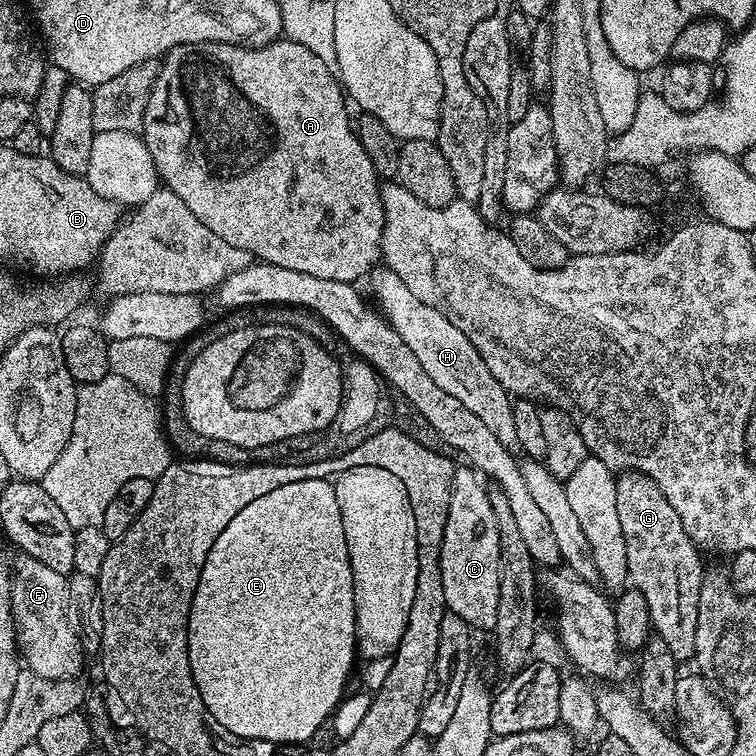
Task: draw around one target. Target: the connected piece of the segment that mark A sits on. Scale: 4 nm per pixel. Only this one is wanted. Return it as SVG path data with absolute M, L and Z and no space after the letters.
M281 38L275 40L272 44L265 44L263 48L250 48L242 44L219 44L218 42L179 44L170 49L169 52L164 53L162 57L160 73L154 82L154 90L150 90L150 102L146 102L142 139L154 158L156 171L159 179L162 181L163 187L170 189L174 194L178 194L178 198L182 198L182 202L186 202L190 214L194 214L194 218L198 218L198 222L202 222L202 226L208 227L209 230L214 230L214 234L218 234L218 238L222 238L225 242L230 242L230 246L238 246L238 250L246 250L249 257L255 258L257 261L273 264L274 266L286 266L286 270L302 270L302 274L314 274L314 278L330 278L334 282L351 284L353 282L360 282L363 276L365 279L381 263L382 253L380 247L382 246L382 234L384 233L384 207L380 197L380 189L382 187L381 177L377 176L374 170L374 162L370 162L366 150L362 150L362 142L360 137L356 135L354 120L348 117L347 107L349 108L349 105L346 103L346 93L338 79L337 73L333 69L328 68L326 62L322 62L322 58L318 58L315 54L310 54L310 50L306 50L306 46L302 46L293 40Z

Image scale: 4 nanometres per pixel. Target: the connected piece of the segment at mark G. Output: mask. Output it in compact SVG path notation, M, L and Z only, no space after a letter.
M640 472L621 473L616 489L629 581L646 598L653 629L666 642L676 661L689 661L696 652L698 598L706 575L700 550L686 534L677 510L649 476Z

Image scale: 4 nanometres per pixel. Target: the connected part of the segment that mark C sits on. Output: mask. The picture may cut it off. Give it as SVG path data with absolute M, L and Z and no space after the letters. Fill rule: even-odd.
M471 466L457 467L452 479L450 514L446 514L446 530L442 538L440 565L442 566L442 591L446 594L448 611L458 614L458 618L462 618L462 622L466 622L473 630L495 629L498 618L498 582L500 581L498 522L494 522L494 510L490 510L490 498L485 481L481 473Z

